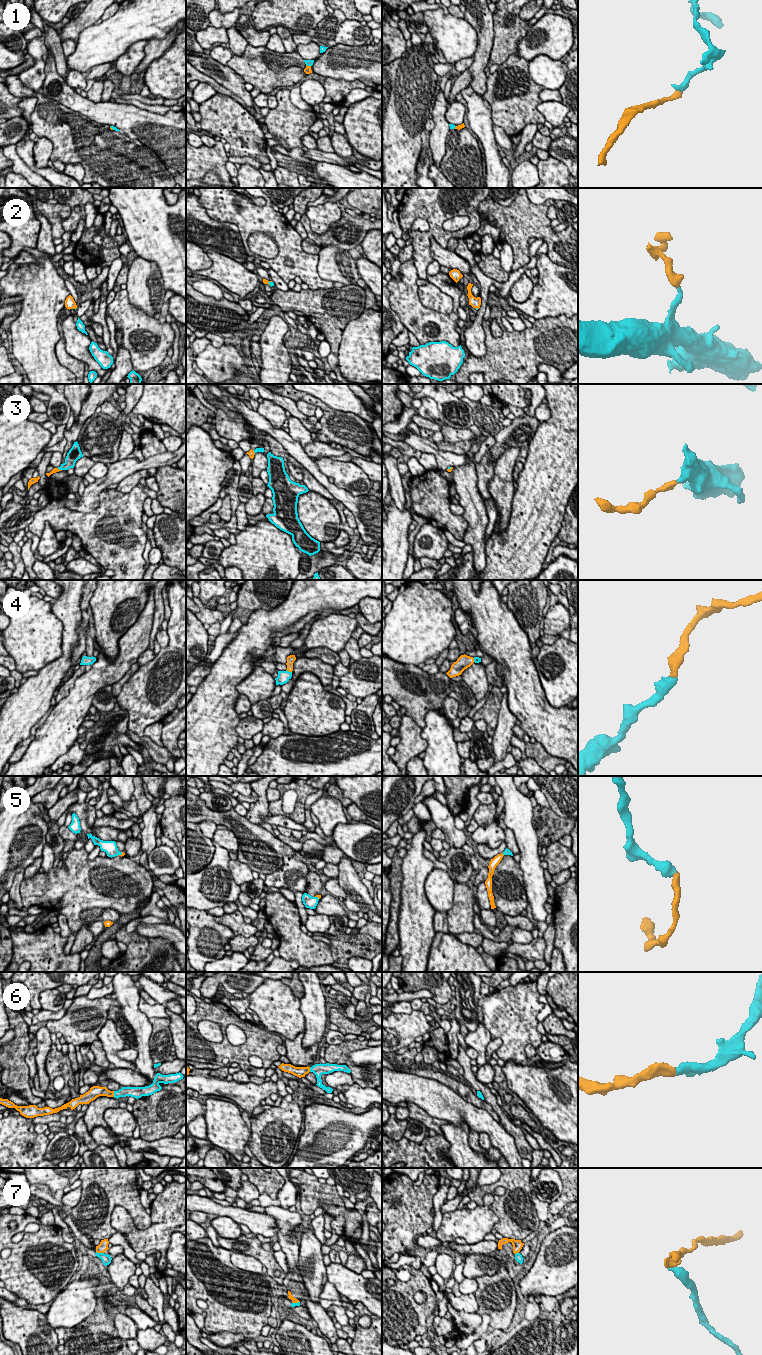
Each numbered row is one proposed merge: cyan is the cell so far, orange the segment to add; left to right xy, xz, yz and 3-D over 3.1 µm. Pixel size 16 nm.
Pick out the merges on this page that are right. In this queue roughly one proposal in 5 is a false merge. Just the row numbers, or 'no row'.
1, 2, 3, 4, 5, 6

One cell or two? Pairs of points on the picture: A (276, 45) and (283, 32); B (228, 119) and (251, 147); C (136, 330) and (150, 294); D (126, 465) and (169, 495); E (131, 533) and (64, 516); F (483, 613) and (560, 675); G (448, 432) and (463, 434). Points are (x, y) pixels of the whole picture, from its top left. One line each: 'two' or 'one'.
A: two
B: one
C: two
D: two
E: one
F: two
G: one

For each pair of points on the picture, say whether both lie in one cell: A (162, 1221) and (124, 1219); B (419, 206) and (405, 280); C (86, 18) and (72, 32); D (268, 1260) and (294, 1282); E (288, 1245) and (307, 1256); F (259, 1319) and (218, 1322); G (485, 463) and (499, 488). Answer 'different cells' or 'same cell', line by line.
A: same cell
B: different cells
C: same cell
D: different cells
E: different cells
F: same cell
G: different cells

